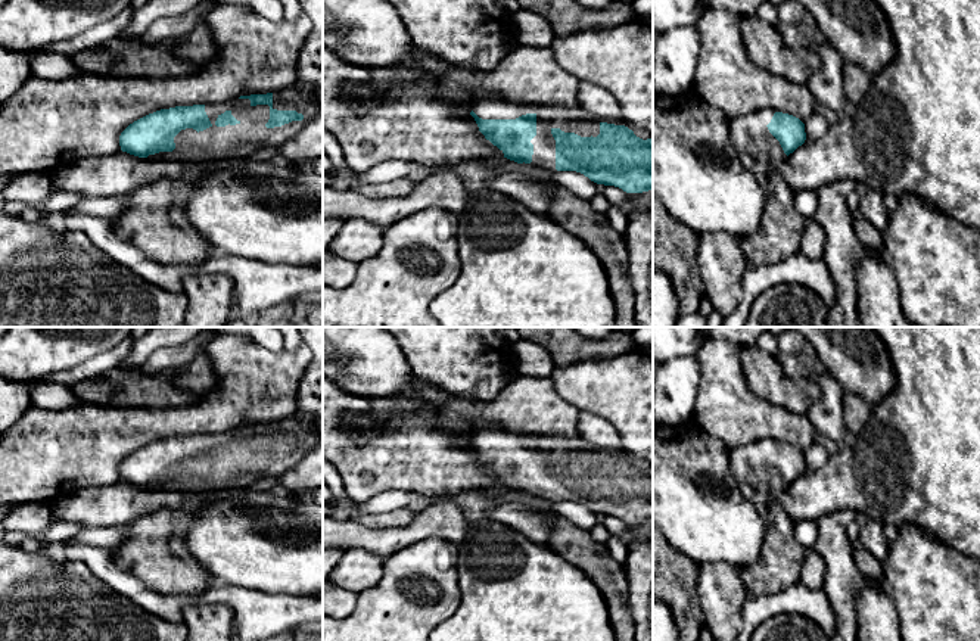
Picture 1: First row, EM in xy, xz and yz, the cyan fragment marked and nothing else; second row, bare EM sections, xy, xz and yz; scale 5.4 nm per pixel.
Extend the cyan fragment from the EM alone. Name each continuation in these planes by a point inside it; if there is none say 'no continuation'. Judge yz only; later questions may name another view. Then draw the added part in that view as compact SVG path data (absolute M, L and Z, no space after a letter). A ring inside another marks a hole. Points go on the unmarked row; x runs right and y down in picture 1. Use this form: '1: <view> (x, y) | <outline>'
1: yz (759, 481) | M763 439L750 445L729 449L729 466L743 495L753 502L760 513L765 511L769 501L778 500L787 485L784 483L780 472L769 463L768 454L771 452L774 439Z

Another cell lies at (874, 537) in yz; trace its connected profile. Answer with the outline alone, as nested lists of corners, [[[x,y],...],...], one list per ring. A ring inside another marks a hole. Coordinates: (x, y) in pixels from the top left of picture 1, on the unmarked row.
[[[861,519],[862,528],[858,536],[858,542],[865,548],[875,560],[884,563],[890,548],[892,530],[875,519]]]

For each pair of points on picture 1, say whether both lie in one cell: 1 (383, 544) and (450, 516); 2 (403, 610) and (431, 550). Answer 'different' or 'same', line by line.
1: same
2: same

